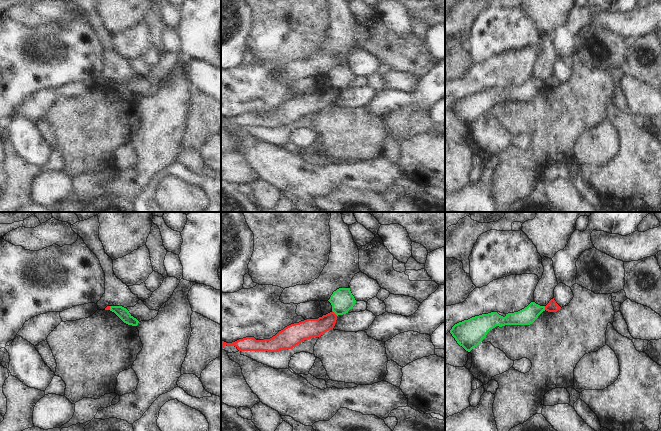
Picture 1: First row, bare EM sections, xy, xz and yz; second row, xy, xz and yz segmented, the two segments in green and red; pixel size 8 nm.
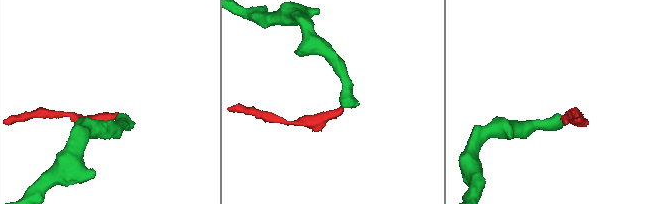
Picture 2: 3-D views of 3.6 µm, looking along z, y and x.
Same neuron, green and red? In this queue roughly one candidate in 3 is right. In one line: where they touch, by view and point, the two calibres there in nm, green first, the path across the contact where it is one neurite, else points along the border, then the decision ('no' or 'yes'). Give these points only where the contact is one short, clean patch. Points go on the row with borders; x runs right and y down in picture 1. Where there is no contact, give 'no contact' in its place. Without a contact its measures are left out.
meets green in xz at (335, 313); 190 nm thick on the green side, 150 nm on the other; border along xz (332, 310), (337, 315); no

